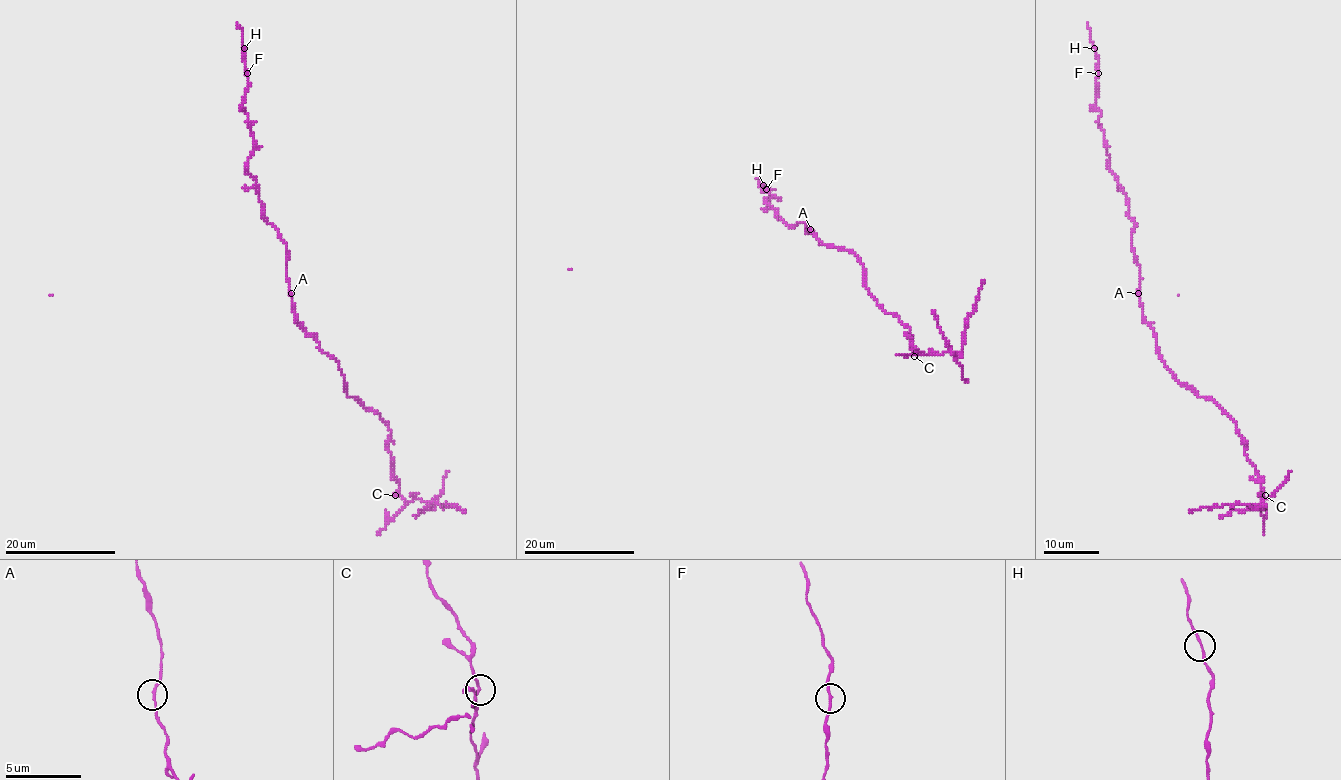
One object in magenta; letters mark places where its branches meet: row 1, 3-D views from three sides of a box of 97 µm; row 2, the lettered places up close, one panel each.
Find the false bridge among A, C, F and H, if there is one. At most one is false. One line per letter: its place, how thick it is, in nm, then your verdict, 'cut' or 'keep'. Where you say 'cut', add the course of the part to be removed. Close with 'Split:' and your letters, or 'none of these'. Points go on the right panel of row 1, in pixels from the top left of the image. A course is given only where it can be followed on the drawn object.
A: (1138, 293) | 150 nm | keep
C: (1265, 495) | 160 nm | cut | (1264, 495), (1260, 506), (1252, 509), (1248, 505), (1234, 504), (1202, 506), (1189, 512)
F: (1098, 73) | 160 nm | keep
H: (1094, 48) | 160 nm | keep
Split: C

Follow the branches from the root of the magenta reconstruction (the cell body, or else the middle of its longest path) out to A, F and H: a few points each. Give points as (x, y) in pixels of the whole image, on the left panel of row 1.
A: (298, 323), (291, 293)
F: (298, 323), (287, 278), (286, 242), (264, 217), (258, 187), (246, 170), (254, 150), (243, 108), (247, 73)
H: (298, 323), (286, 242), (264, 217), (258, 187), (246, 170), (254, 139), (243, 108), (244, 48)

